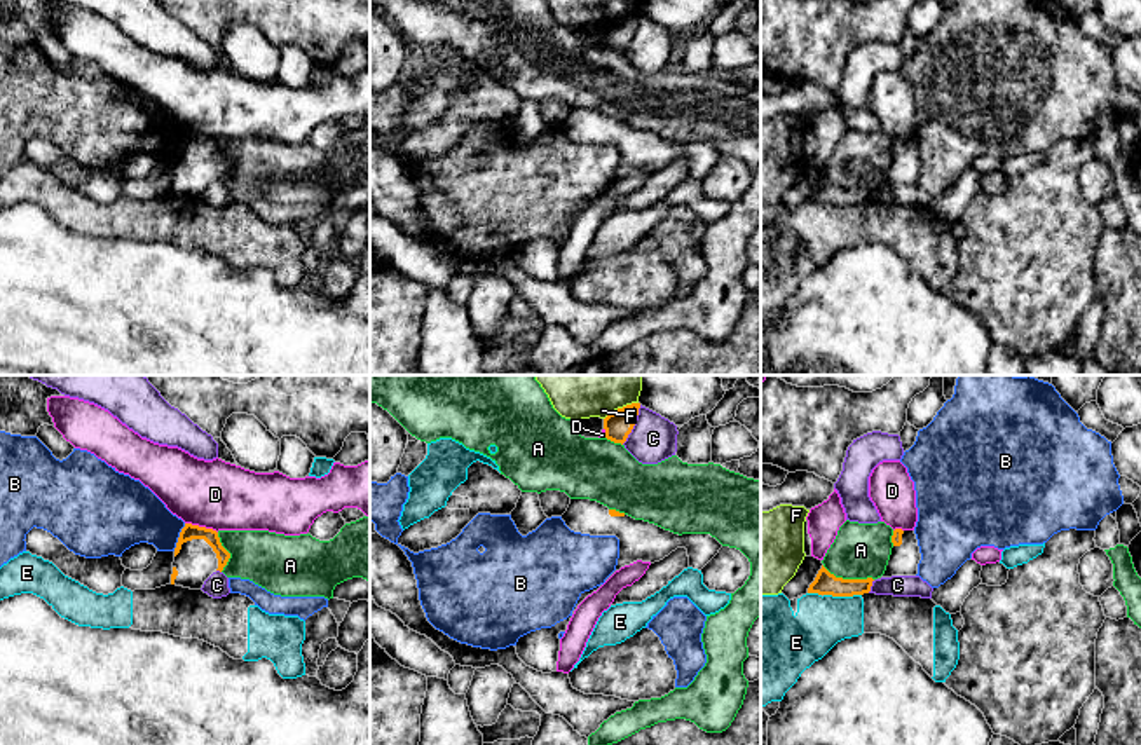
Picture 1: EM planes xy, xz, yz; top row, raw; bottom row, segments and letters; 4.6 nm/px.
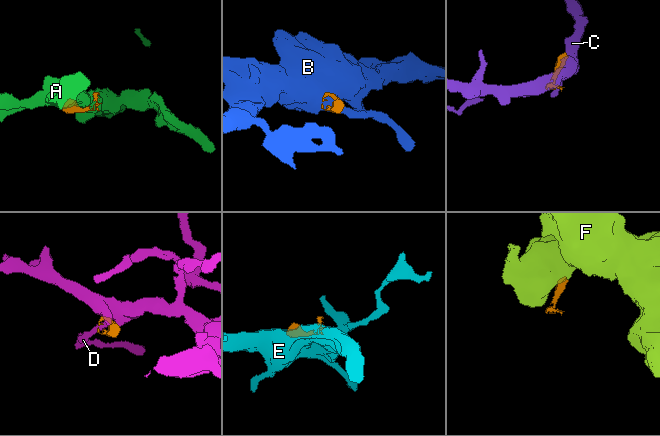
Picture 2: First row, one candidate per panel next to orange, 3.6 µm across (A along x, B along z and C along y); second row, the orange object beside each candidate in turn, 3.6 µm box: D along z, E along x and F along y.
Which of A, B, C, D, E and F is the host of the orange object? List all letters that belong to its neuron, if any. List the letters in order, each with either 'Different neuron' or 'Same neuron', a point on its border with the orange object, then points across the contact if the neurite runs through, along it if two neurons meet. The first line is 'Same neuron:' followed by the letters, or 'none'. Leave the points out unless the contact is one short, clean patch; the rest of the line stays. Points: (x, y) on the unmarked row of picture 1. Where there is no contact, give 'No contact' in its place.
Same neuron: none
A: Different neuron. Touches orange at yz (848, 189)
B: Different neuron. Touches orange at xy (178, 147)
C: Different neuron. Touches orange at xz (634, 34)
D: Different neuron. Touches orange at xy (201, 136)
E: Different neuron. Touches orange at yz (843, 205). Boundary: yz (824, 203), (860, 205)
F: Different neuron. Touches orange at xz (620, 18). Boundary: xz (637, 11), (614, 18), (604, 28)

